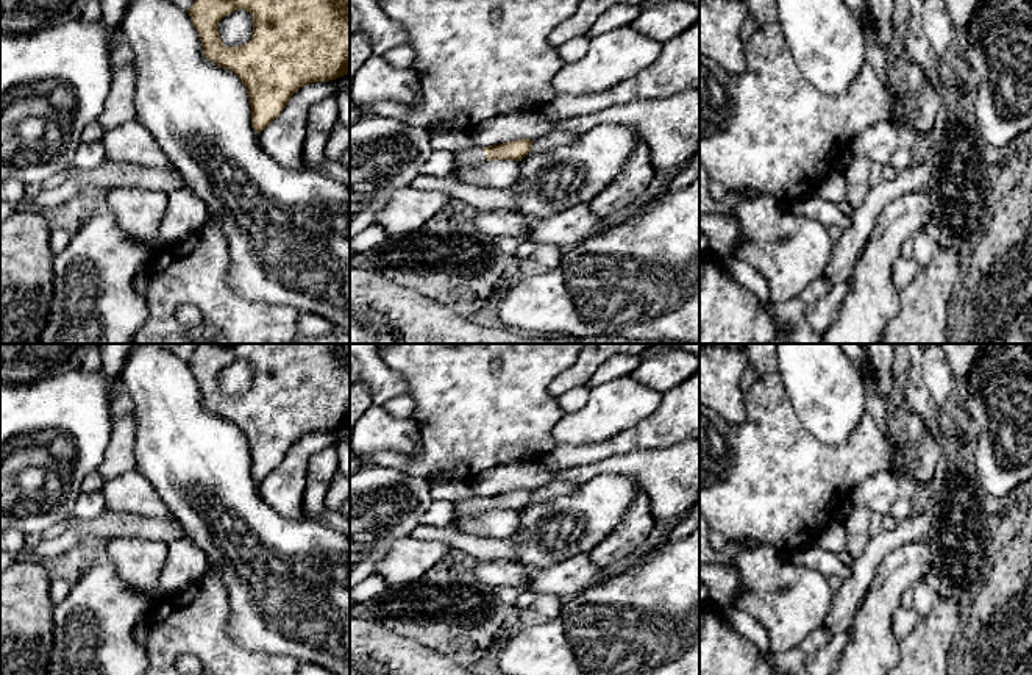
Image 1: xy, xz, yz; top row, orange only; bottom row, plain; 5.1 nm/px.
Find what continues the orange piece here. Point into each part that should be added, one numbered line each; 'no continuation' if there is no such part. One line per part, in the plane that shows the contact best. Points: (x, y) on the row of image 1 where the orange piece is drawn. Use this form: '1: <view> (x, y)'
1: xz (472, 155)

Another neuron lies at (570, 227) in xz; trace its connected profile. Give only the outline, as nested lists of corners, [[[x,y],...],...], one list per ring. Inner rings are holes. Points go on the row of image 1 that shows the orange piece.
[[[671,180],[660,188],[654,198],[648,200],[645,205],[626,208],[621,216],[603,217],[595,214],[589,203],[576,203],[573,208],[550,217],[528,219],[528,241],[568,250],[620,225],[628,217],[642,212],[657,198],[667,197],[670,194],[670,181]]]

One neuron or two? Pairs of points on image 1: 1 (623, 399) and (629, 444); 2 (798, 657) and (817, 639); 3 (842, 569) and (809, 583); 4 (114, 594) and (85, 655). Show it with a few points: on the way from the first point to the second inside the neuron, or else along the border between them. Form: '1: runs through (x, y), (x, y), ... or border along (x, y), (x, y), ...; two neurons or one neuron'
1: border along (658, 407), (634, 425), (594, 442); two neurons
2: runs through (803, 652), (812, 642); one neuron
3: border along (792, 560), (798, 564), (822, 569), (826, 574); two neurons
4: runs through (102, 610), (94, 624), (94, 639); one neuron

